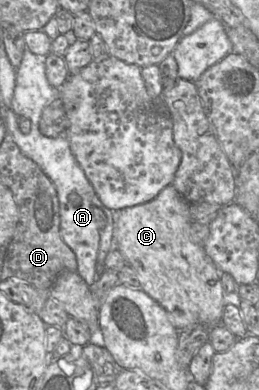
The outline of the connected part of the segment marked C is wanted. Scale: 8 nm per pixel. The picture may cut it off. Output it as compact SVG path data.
M170 184L147 203L113 211L113 249L118 249L127 263L136 271L142 290L165 309L177 330L195 323L202 323L209 327L221 324L225 305L220 271L206 254L204 247L190 239L189 228L192 219L189 208L190 204Z

